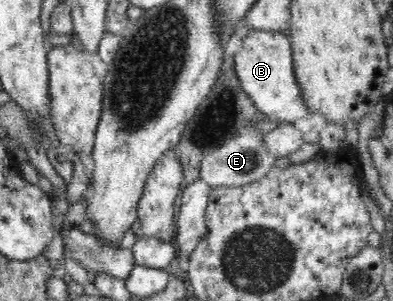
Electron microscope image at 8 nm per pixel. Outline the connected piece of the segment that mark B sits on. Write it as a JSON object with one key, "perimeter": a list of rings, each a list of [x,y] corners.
{"perimeter":[[[250,30],[242,39],[241,49],[234,55],[234,68],[237,78],[241,82],[241,88],[253,99],[252,111],[258,115],[275,115],[281,124],[293,124],[298,119],[311,119],[313,117],[314,113],[307,108],[307,102],[303,100],[301,88],[299,88],[297,78],[295,78],[291,40],[287,39],[283,32]]]}

